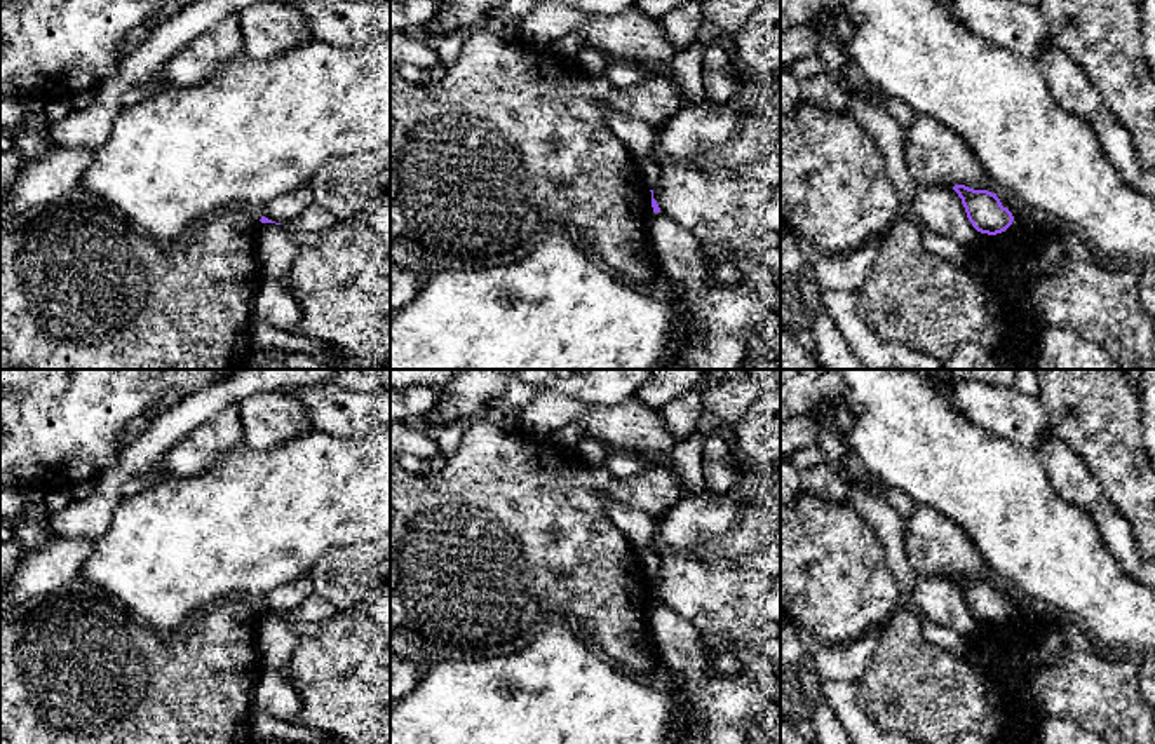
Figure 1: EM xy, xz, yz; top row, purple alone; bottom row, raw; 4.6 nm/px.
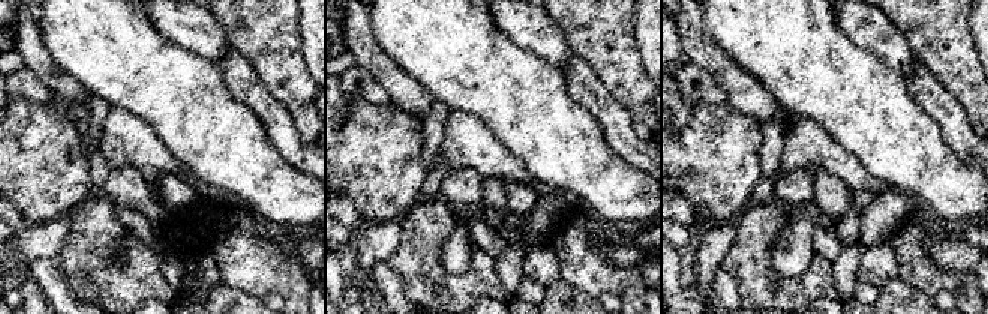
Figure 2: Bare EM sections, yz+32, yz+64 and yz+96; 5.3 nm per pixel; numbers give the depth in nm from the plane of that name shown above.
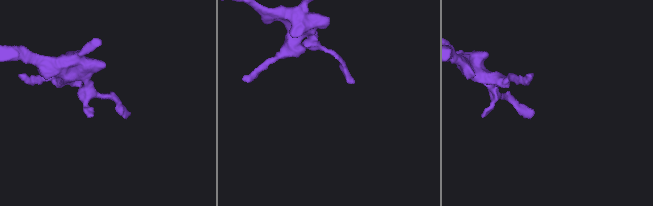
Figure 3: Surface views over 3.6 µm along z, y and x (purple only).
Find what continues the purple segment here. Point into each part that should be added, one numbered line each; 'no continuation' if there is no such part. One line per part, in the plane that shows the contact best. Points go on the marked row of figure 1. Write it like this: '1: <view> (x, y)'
no continuation

